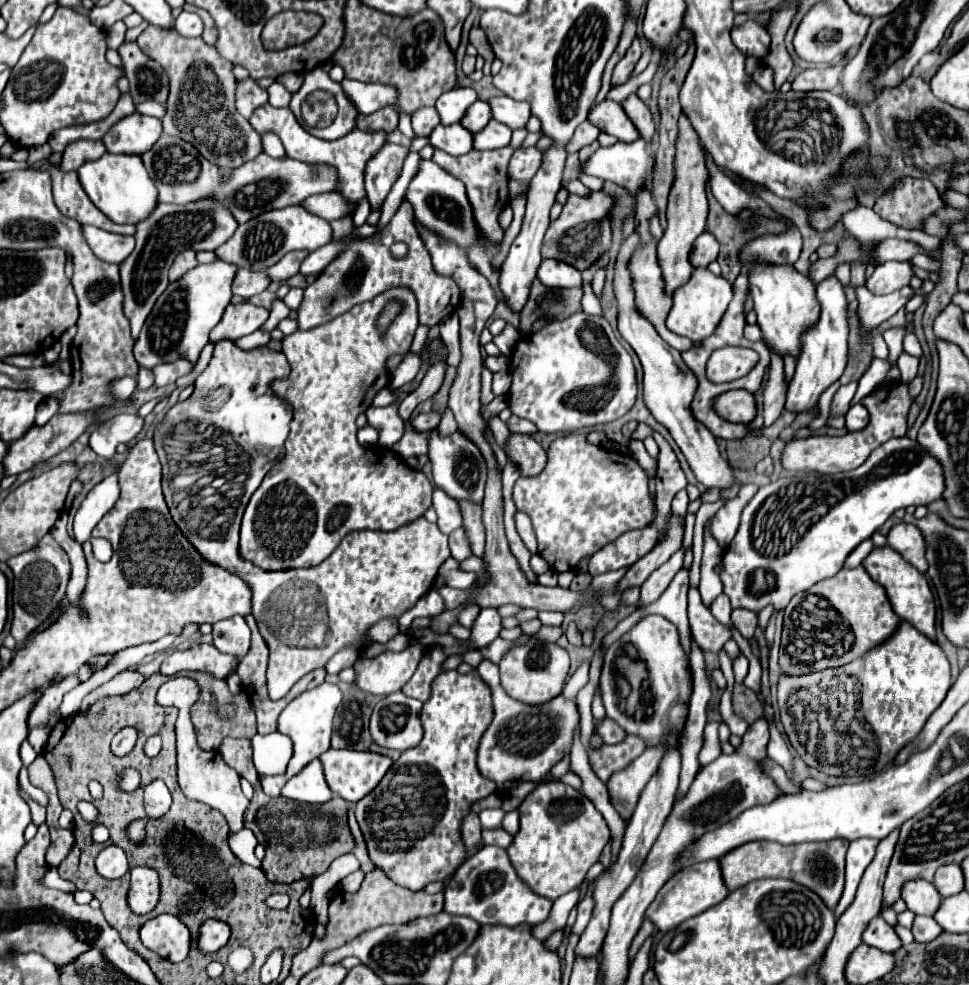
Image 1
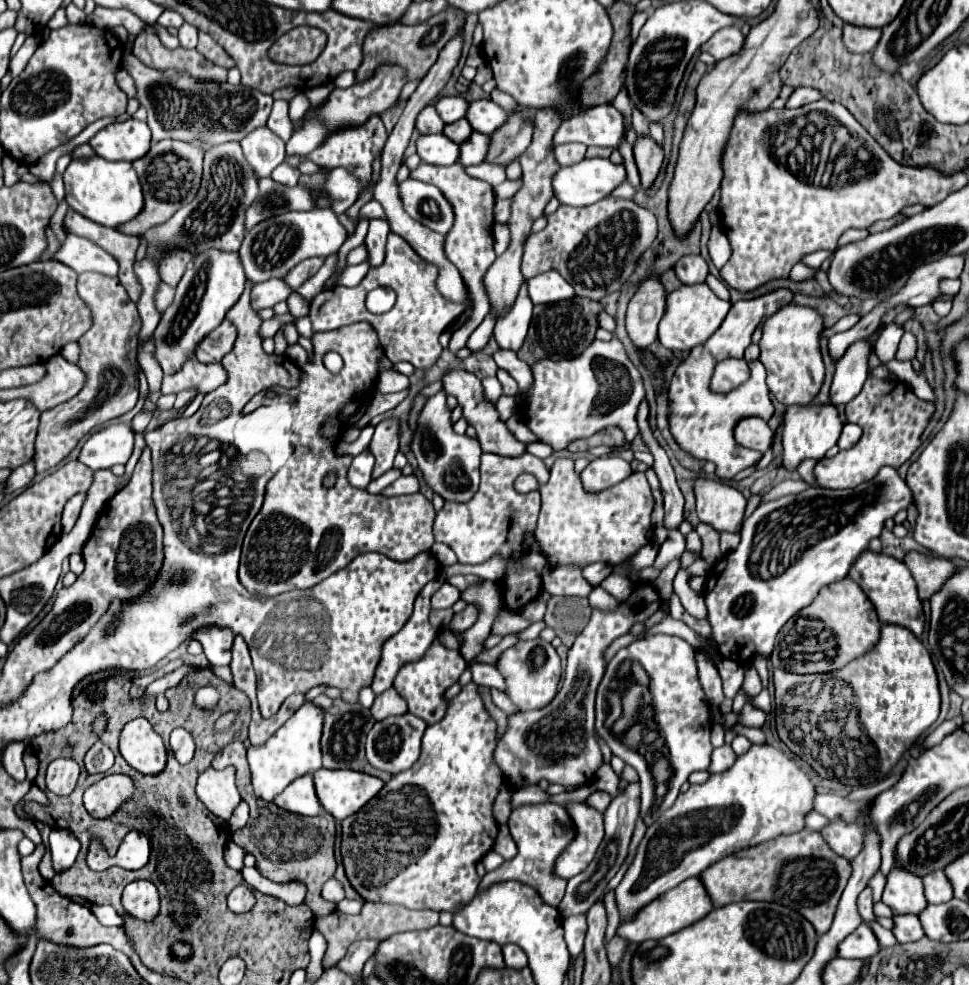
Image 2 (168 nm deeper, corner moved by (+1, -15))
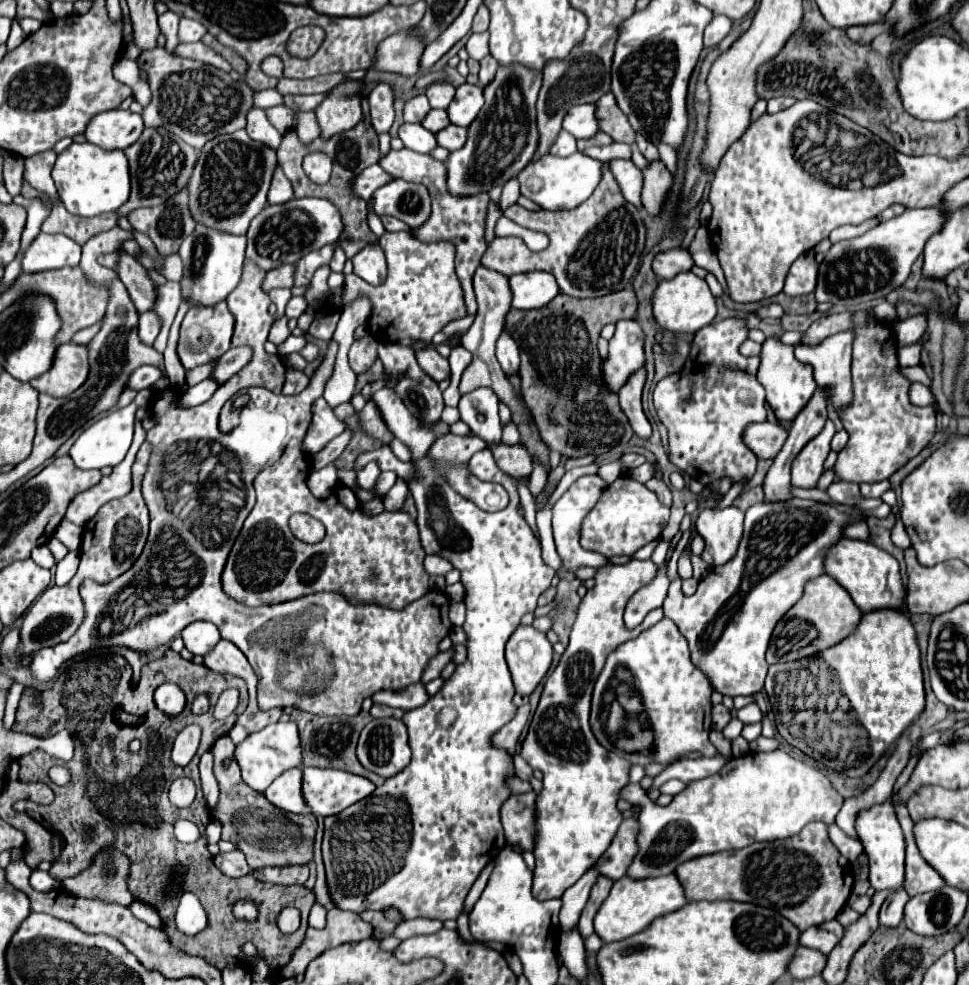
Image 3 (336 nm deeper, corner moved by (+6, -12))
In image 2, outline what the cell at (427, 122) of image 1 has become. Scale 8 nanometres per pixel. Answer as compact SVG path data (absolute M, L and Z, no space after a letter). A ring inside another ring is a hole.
M429 104L427 108L421 110L419 118L417 118L417 130L419 134L443 134L443 120L437 116L433 104Z

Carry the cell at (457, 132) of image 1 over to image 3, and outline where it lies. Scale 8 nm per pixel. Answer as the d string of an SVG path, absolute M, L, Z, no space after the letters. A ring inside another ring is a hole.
M402 123L398 129L398 137L404 145L416 153L430 153L436 147L436 137L420 123Z

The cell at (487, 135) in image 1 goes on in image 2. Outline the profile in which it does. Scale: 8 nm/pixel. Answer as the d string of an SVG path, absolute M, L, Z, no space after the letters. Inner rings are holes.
M473 132L473 134L469 136L469 140L465 140L465 144L461 144L459 162L461 162L463 166L483 164L487 154L489 154L489 134Z

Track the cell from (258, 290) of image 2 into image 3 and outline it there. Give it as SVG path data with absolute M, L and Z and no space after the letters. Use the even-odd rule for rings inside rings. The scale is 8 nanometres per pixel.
M280 265L280 269L272 269L272 273L266 273L264 279L264 291L270 291L274 287L292 287L294 285L294 265Z

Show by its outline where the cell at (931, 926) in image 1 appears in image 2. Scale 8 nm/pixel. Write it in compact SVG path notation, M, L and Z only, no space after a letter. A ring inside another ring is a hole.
M895 916L893 934L895 934L895 938L901 944L917 942L917 940L921 940L925 936L925 932L923 932L921 922L919 922L917 916Z

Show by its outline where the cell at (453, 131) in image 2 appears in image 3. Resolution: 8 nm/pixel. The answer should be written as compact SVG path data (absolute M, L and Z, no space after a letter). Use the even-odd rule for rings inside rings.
M430 109L430 111L428 111L428 115L424 117L424 123L422 123L422 125L424 125L428 131L436 133L440 127L450 125L450 121L448 121L446 111L440 111L440 109Z

